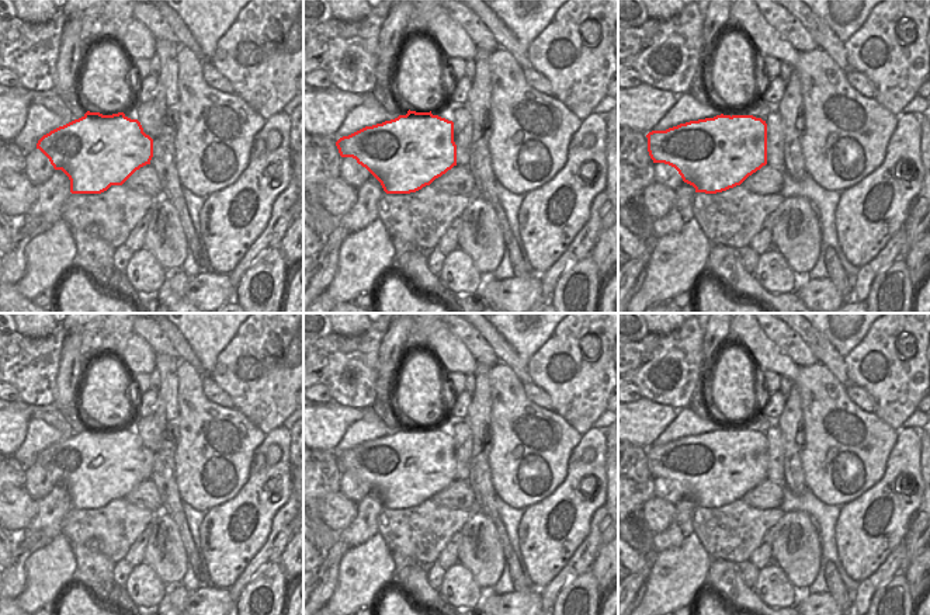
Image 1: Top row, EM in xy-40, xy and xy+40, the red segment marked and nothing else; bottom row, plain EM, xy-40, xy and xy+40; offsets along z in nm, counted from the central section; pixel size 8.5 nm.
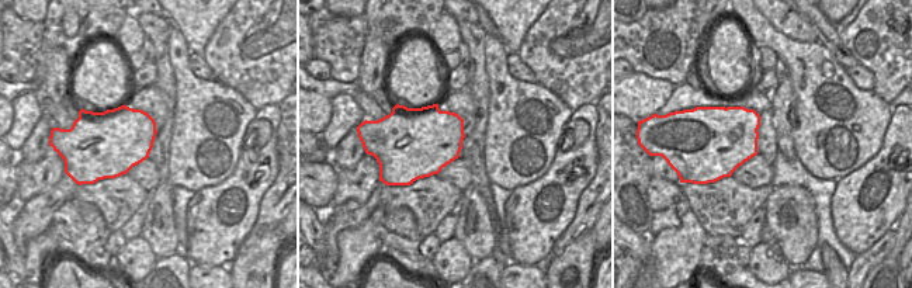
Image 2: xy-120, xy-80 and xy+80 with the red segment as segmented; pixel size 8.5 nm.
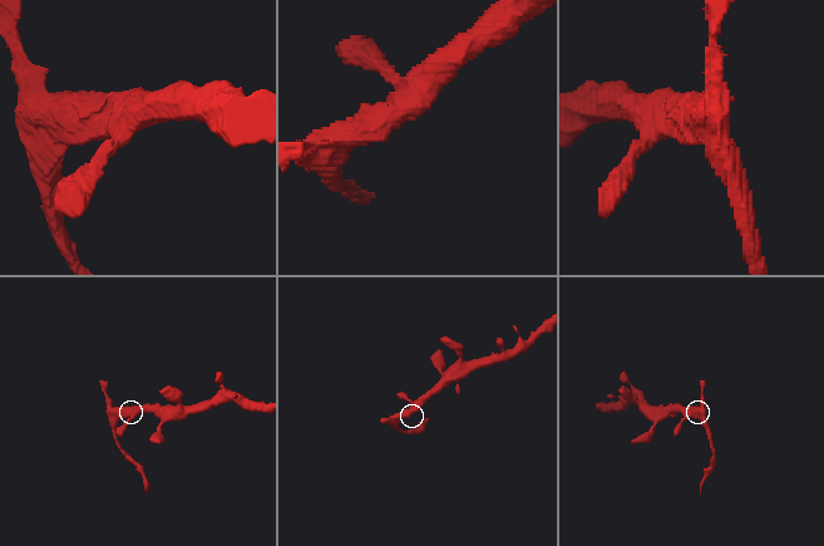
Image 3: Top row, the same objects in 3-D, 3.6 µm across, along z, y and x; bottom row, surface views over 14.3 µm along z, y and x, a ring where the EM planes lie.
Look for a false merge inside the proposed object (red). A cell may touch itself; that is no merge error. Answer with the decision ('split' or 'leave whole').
split

